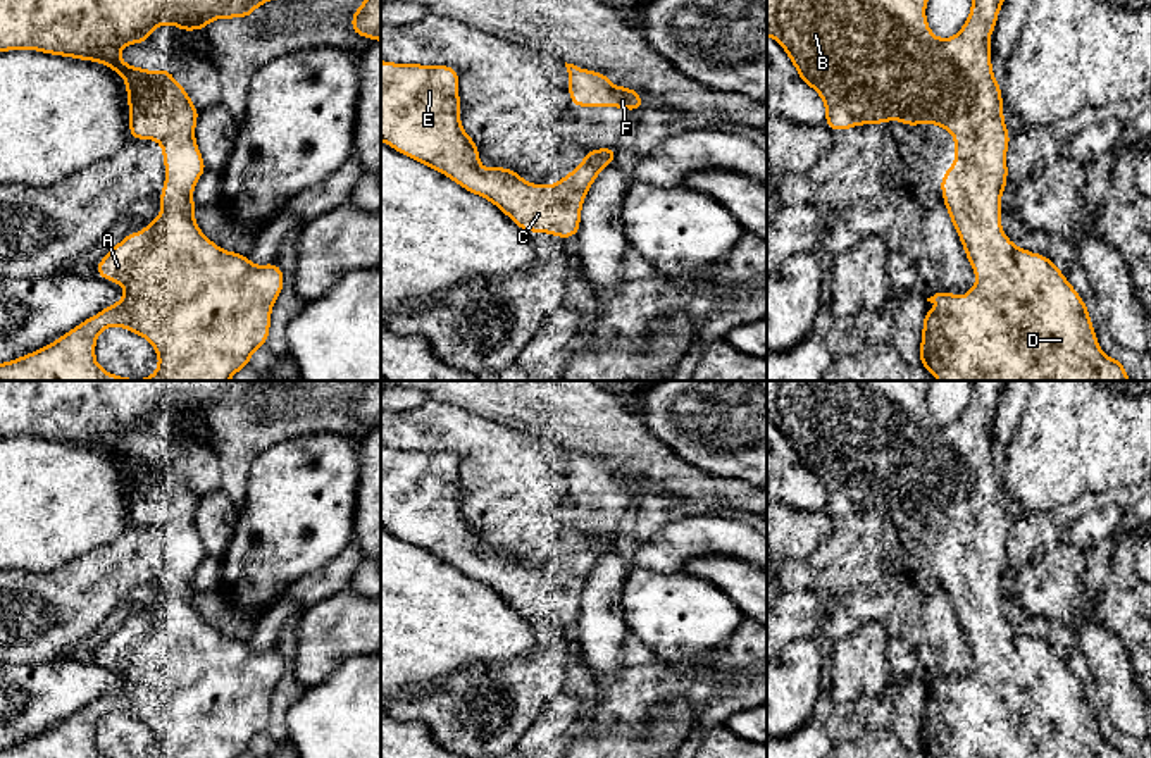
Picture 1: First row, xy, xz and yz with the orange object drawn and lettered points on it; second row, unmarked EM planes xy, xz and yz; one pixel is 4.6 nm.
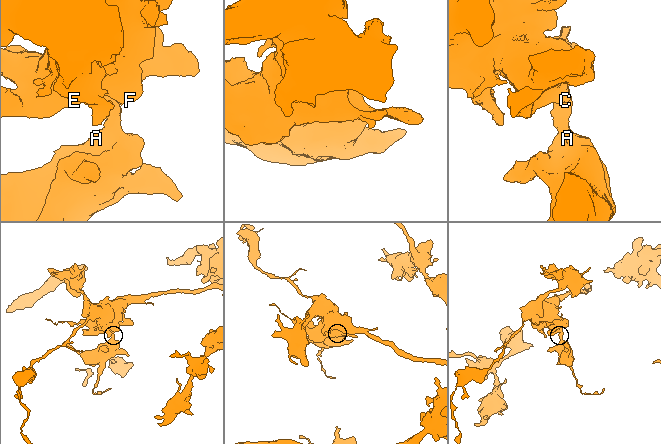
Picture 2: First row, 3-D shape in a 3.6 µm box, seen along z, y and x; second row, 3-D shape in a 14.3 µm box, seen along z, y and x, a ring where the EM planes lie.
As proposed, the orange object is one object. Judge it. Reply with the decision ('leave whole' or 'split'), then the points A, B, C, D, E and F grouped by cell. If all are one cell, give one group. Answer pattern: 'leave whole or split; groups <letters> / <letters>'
leave whole; groups A B C D E F

